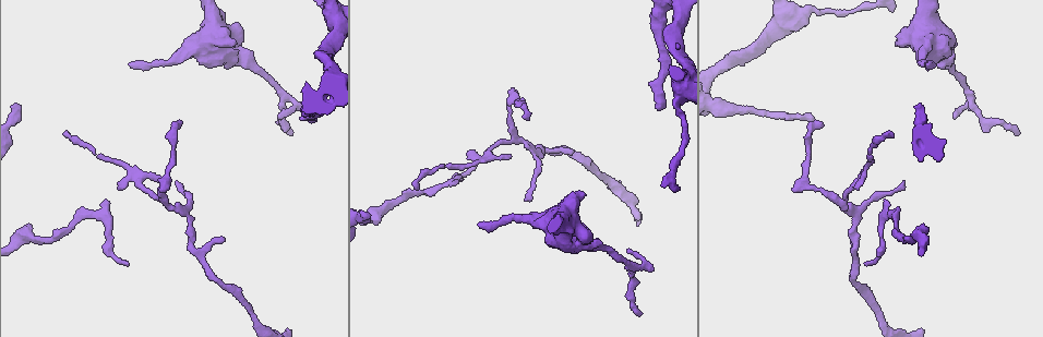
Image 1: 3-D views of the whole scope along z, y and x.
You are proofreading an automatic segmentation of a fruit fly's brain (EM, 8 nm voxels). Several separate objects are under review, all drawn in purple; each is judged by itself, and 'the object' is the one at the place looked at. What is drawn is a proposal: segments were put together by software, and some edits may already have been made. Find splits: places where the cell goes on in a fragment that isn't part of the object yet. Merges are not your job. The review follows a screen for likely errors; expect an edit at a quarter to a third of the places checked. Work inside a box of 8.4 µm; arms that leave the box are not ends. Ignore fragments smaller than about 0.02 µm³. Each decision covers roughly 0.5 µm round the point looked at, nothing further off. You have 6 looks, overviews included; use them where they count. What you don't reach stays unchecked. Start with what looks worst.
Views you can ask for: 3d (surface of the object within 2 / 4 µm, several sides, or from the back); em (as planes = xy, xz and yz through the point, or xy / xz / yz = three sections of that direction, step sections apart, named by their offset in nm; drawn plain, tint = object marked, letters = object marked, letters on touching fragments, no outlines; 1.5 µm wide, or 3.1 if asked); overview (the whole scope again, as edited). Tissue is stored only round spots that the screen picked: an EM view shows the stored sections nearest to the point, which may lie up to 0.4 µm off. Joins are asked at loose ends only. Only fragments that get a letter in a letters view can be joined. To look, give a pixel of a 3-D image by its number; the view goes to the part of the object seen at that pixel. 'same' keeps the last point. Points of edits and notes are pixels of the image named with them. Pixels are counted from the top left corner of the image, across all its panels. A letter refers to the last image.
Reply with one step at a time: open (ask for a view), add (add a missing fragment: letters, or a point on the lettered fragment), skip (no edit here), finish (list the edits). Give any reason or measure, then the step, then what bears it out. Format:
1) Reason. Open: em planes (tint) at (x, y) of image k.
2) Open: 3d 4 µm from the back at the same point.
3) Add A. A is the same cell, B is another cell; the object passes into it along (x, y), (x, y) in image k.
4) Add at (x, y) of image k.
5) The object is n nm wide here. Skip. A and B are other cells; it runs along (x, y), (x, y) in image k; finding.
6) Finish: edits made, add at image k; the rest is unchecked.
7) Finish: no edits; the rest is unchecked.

Free end. Open: 3d 2 µm at (811, 120) of image 1.

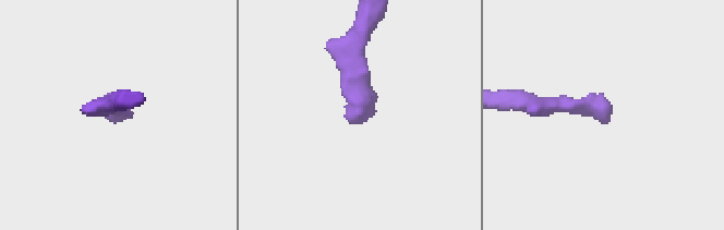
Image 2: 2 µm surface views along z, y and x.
Shape alone is not enough. Open: em yz step 4 (tint) at (354, 118) of image 2.

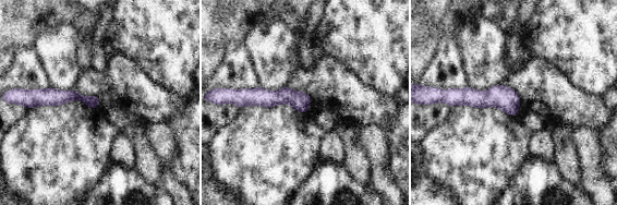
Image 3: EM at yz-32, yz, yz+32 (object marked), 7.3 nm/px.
Another direction. Open: em planes (letters) at the same point.

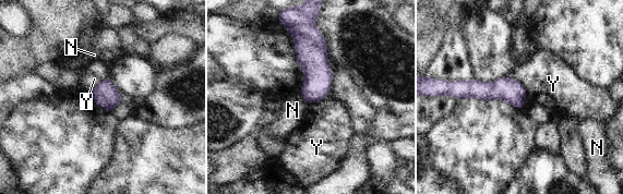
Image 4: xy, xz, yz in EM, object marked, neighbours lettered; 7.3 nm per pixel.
Skip. N and Y are other cells; a border runs along (506, 76), (517, 80), (527, 94) in image 4; none of them fits.

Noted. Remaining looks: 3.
Free end. Open: em yz step 4 (tint) at (573, 153) of image 1.

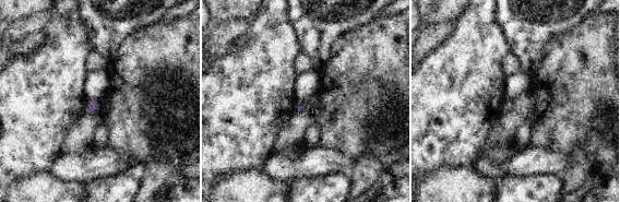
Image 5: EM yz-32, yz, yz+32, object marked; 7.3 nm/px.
Open: em planes (letters) at the same point.

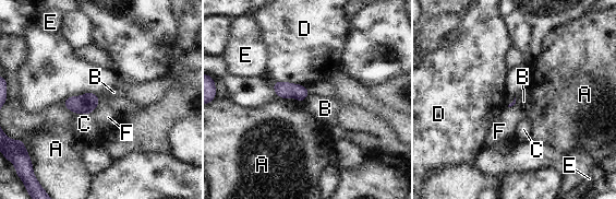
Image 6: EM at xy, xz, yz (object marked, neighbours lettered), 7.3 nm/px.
Skip. A, B, C, D, E and F are other cells; a border runs along (97, 96), (98, 105) in image 6; no lettered fragment goes on from it.

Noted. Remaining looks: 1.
Finish: no edits; the rest is unchecked.

